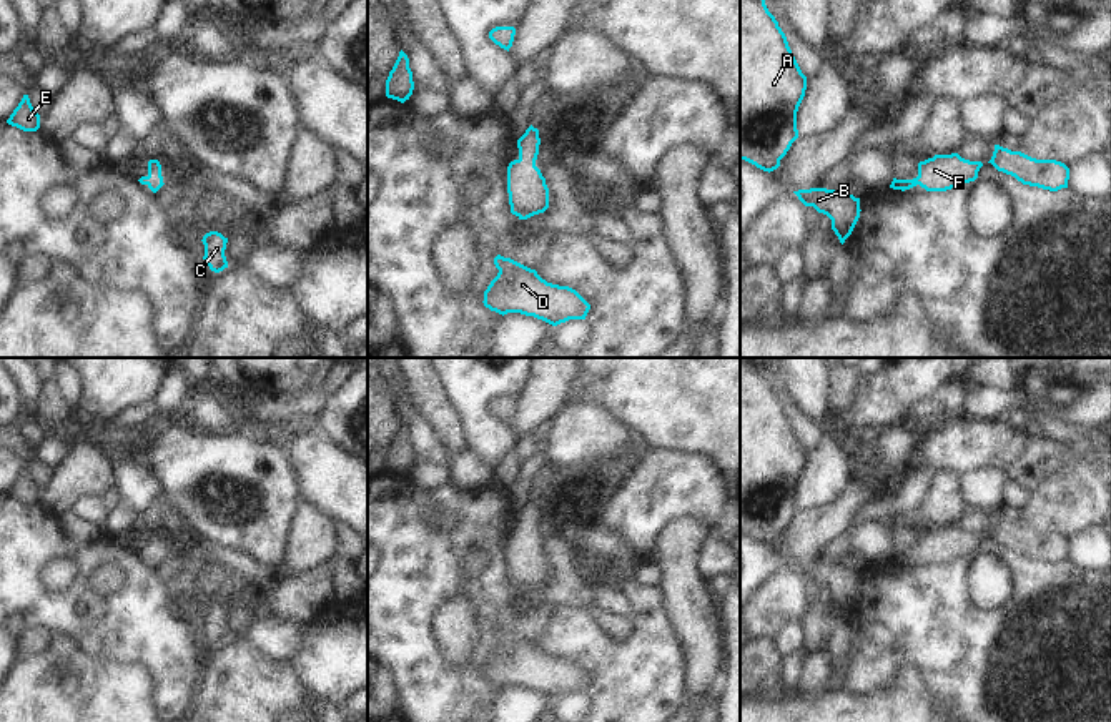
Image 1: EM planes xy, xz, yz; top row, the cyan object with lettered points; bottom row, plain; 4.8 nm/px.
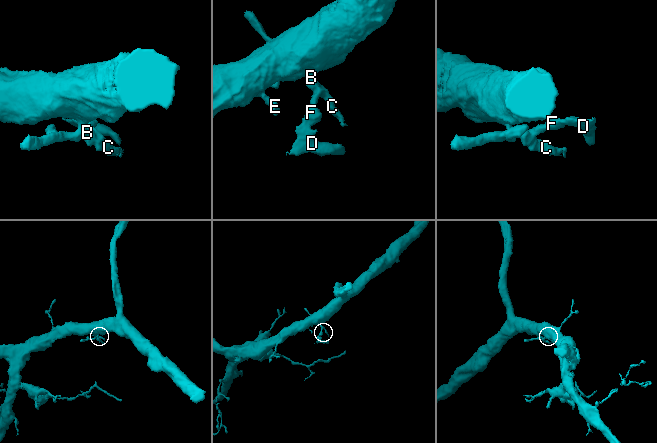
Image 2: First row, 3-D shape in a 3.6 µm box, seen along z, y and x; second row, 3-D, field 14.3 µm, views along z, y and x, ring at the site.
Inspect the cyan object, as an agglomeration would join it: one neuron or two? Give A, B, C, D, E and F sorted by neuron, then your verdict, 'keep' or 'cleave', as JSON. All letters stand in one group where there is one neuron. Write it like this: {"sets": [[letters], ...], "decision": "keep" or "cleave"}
{"sets": [["A", "B", "C", "D", "E", "F"]], "decision": "keep"}

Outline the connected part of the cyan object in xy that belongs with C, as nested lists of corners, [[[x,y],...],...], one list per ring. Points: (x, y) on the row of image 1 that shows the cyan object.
[[[210,231],[203,236],[205,245],[205,263],[210,266],[211,271],[220,273],[228,268],[228,261],[225,256],[228,238],[225,238],[218,231]]]

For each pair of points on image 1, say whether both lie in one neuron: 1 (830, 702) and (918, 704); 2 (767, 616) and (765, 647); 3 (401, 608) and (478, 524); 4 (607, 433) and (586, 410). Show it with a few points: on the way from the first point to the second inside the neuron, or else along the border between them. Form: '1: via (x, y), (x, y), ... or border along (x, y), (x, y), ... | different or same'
1: via (852, 704), (897, 704) | same
2: border along (772, 637), (757, 639) | different
3: via (414, 588), (458, 544) | same
4: via (602, 428), (589, 415) | same

